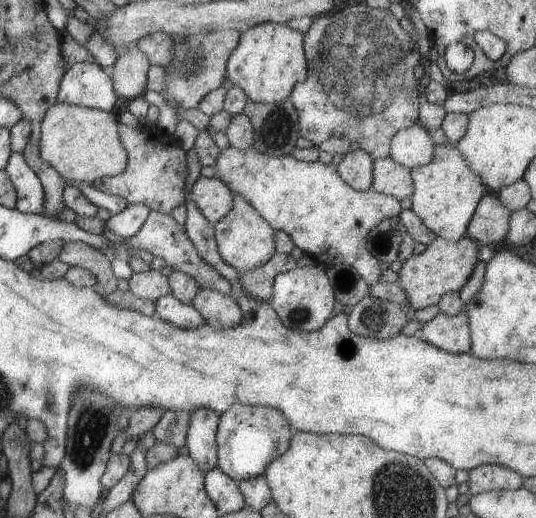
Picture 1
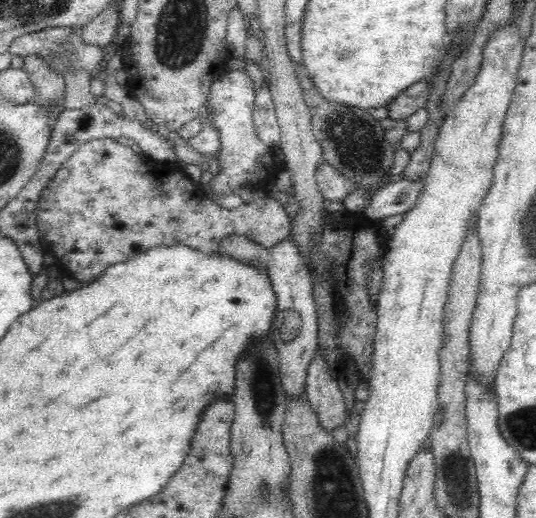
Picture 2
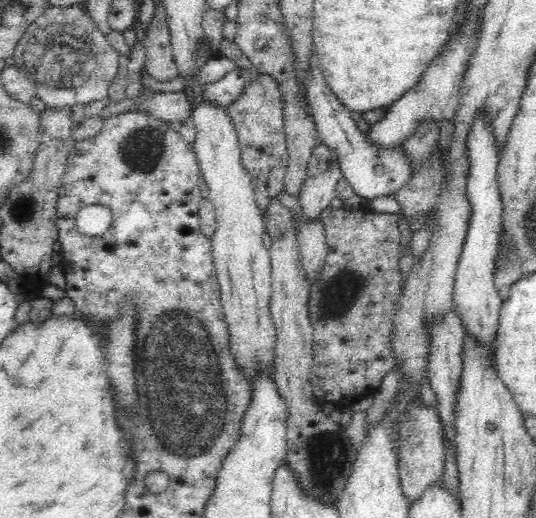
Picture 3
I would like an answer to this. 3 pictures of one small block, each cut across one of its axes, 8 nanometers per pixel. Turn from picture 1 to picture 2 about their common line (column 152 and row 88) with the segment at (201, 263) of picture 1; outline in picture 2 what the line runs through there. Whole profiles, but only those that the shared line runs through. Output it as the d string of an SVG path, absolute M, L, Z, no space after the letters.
M245 69L226 70L217 74L214 82L211 84L207 110L210 112L205 119L194 118L190 122L182 125L176 132L182 138L195 136L206 125L213 126L218 133L220 141L220 150L214 154L218 160L220 172L214 174L208 183L209 190L221 194L230 194L238 192L241 188L248 188L250 184L258 184L260 180L268 178L268 158L270 146L266 146L256 132L254 121L252 120L252 111L255 103L254 82Z

